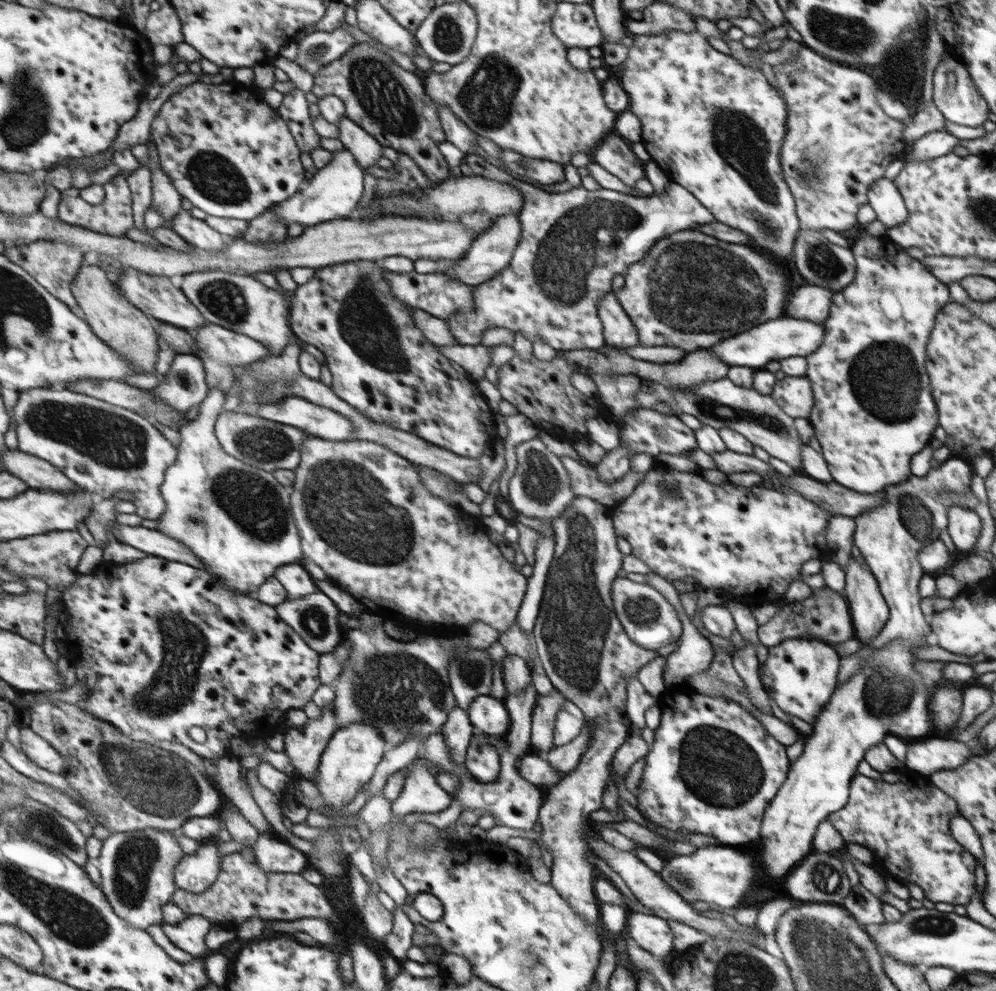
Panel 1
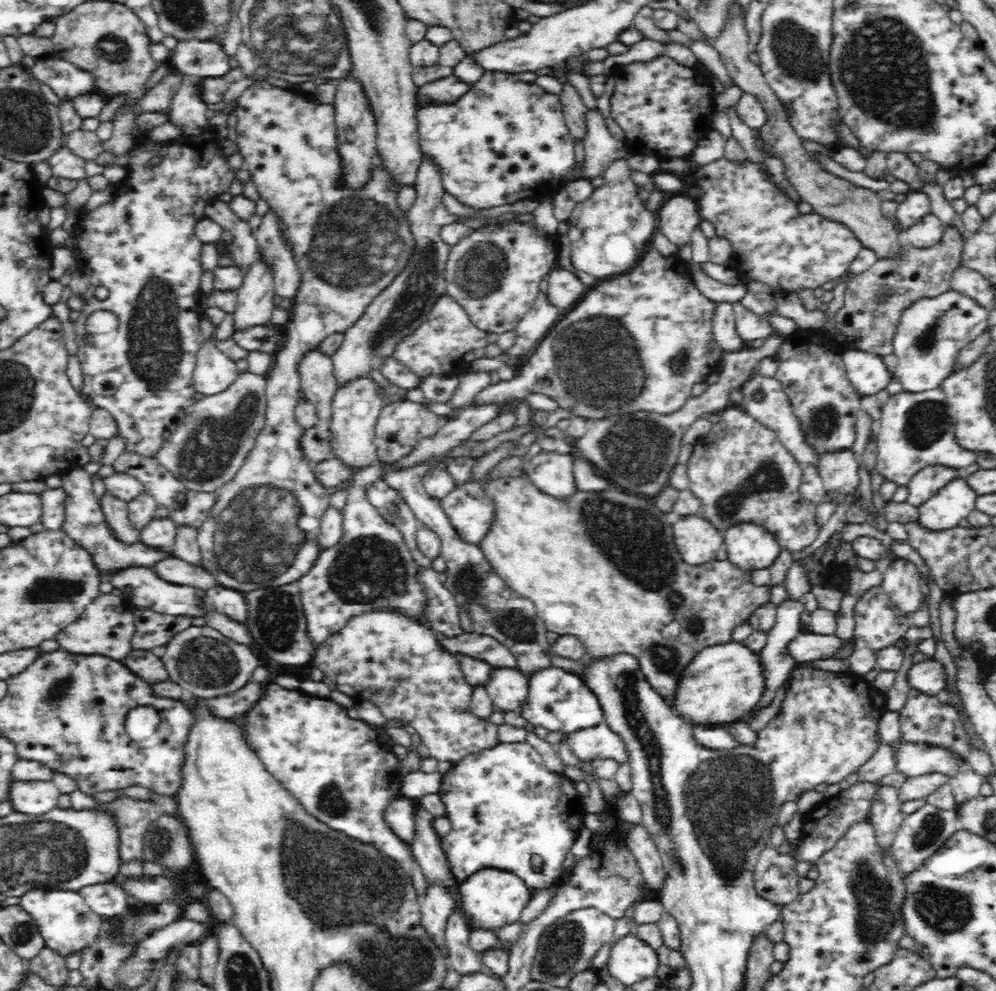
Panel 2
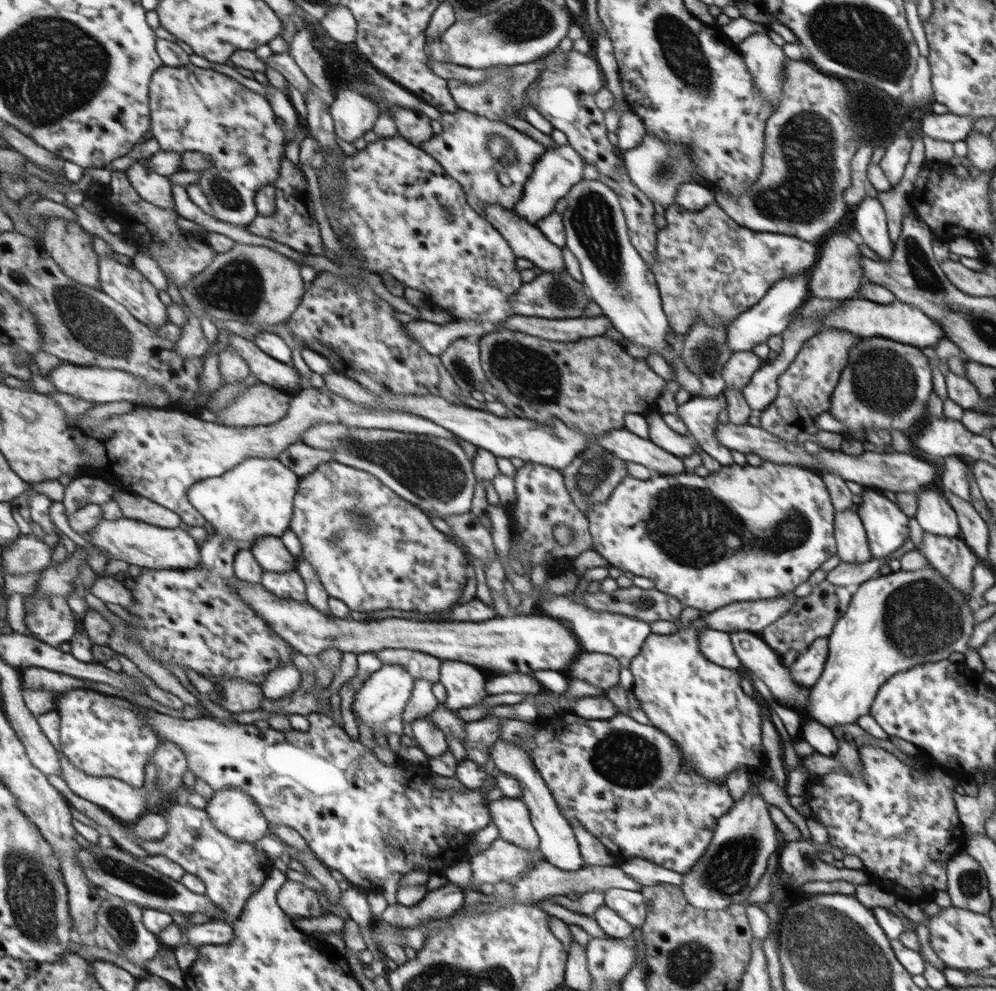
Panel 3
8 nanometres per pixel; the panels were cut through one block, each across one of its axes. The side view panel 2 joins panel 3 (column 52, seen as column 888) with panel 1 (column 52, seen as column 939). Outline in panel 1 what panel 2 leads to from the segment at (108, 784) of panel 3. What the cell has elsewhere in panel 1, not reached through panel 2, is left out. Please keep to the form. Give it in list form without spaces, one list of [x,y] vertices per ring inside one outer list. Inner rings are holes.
[[[32,726],[24,728],[22,738],[24,738],[22,746],[26,746],[26,752],[28,752],[31,759],[34,759],[34,762],[45,767],[46,770],[58,774],[66,772],[66,757],[49,740],[40,736]]]

